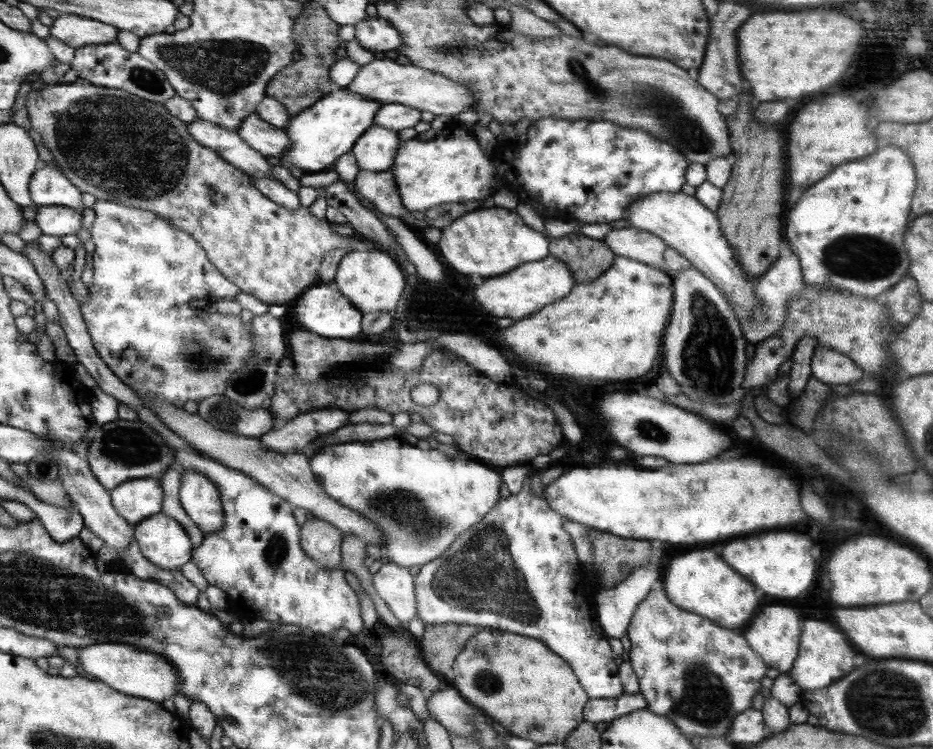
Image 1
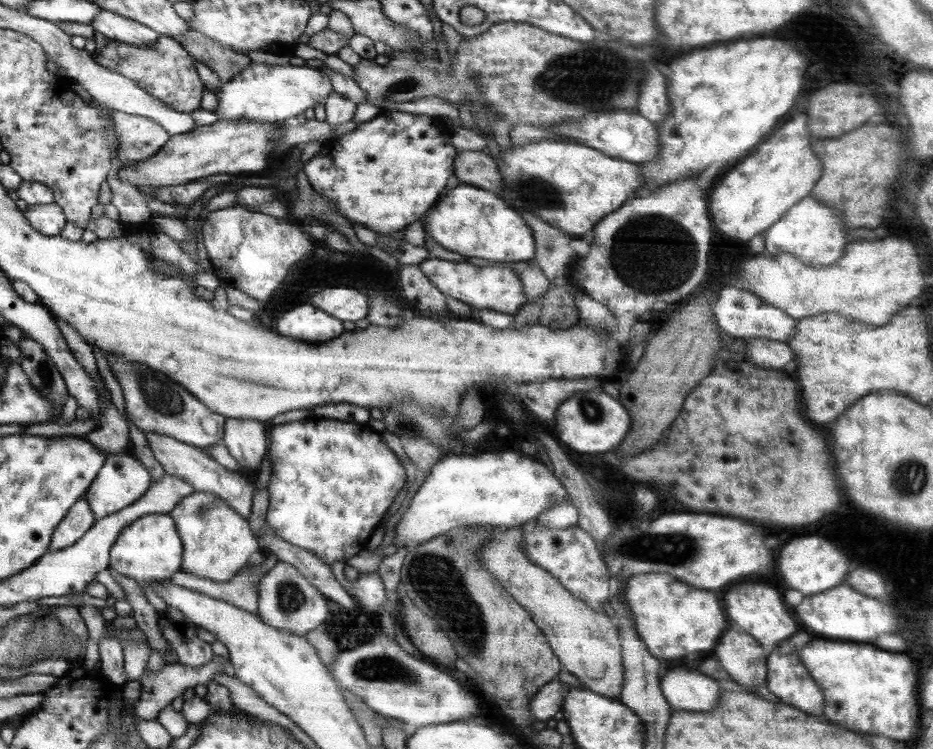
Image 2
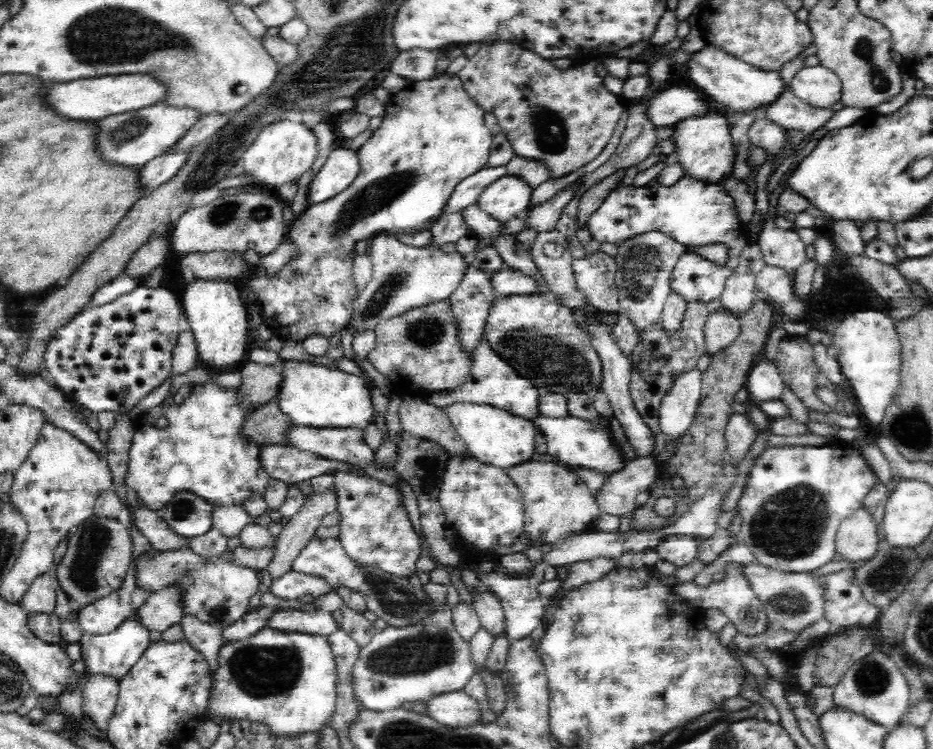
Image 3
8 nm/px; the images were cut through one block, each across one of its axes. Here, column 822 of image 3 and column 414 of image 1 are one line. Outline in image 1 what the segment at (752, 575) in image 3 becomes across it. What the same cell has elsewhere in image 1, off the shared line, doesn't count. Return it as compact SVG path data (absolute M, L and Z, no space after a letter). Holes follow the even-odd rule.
M384 560L384 564L373 575L376 593L386 602L394 616L404 625L416 618L415 577L410 574L409 568Z

